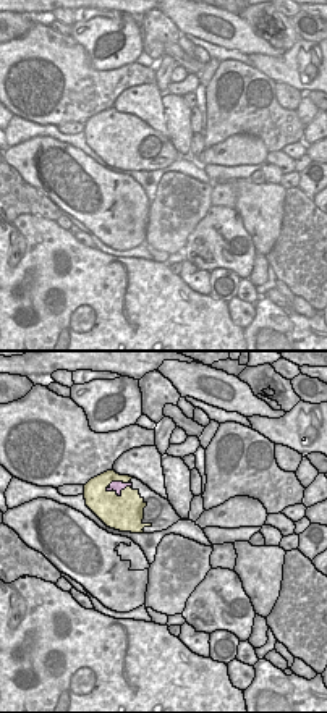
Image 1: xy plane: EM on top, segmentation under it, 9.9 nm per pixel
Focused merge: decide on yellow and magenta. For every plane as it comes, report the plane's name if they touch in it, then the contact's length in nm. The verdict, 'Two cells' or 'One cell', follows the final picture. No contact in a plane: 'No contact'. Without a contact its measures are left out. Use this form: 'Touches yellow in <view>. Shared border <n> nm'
Touches yellow in xy. Shared border 260 nm

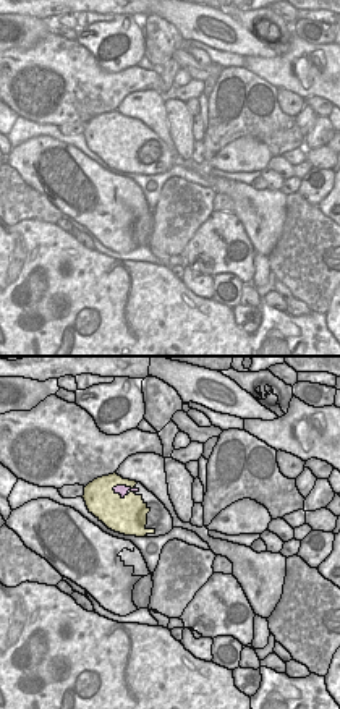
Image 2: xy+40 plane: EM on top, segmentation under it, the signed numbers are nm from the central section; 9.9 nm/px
Touches yellow in xy+40. Shared border 220 nm

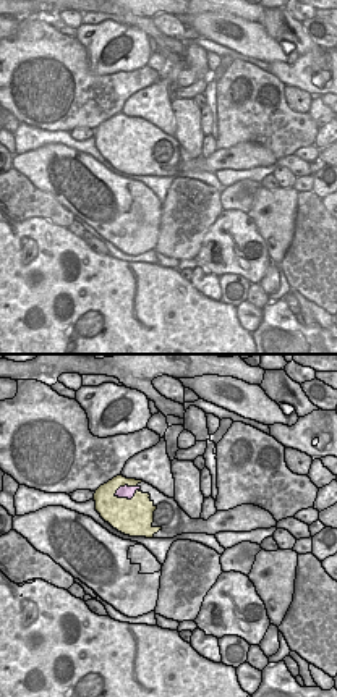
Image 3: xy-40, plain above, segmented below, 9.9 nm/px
Touches yellow in xy-40. Shared border 260 nm

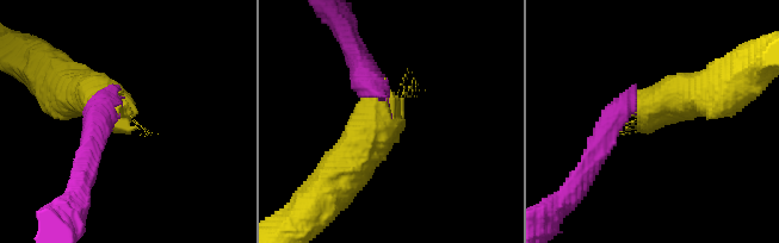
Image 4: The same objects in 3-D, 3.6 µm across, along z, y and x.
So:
Two cells

